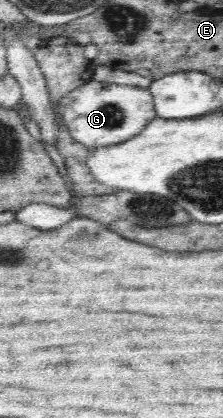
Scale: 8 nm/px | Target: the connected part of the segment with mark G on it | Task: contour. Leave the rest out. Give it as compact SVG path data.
M93 79L74 89L68 96L61 98L54 104L54 107L58 118L64 120L64 125L68 126L70 137L82 145L94 147L95 149L116 145L116 143L132 139L134 135L138 135L148 125L148 122L157 118L154 99L148 88L143 89L123 84L106 84Z

